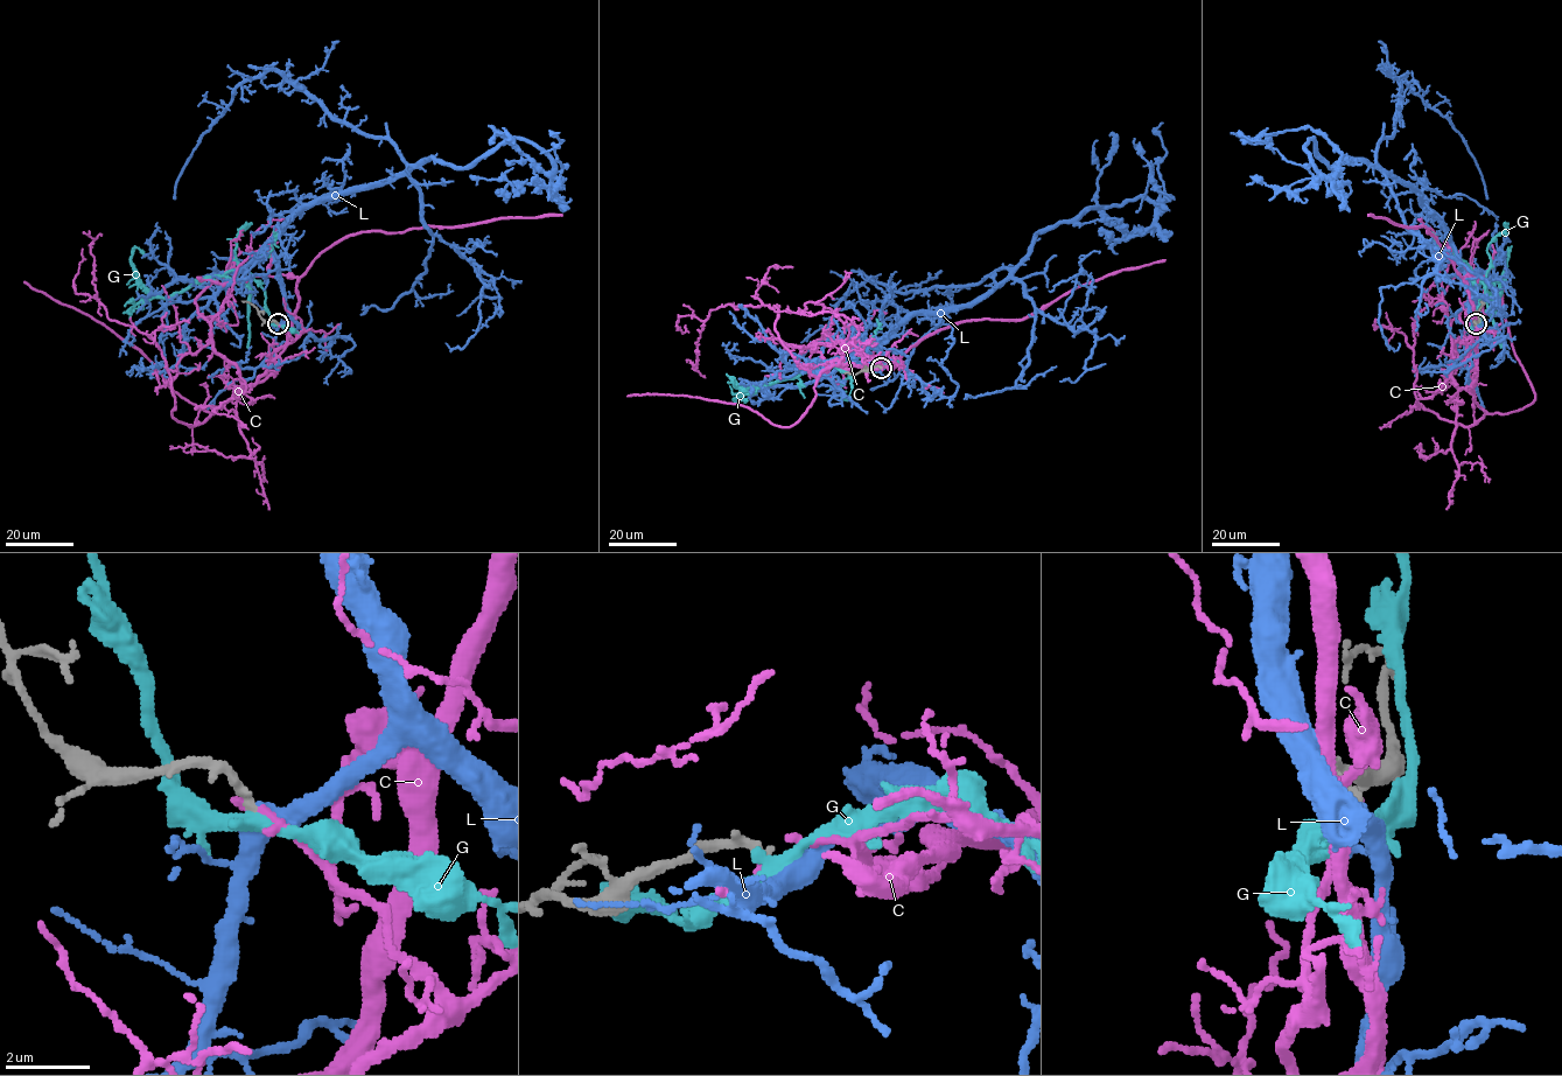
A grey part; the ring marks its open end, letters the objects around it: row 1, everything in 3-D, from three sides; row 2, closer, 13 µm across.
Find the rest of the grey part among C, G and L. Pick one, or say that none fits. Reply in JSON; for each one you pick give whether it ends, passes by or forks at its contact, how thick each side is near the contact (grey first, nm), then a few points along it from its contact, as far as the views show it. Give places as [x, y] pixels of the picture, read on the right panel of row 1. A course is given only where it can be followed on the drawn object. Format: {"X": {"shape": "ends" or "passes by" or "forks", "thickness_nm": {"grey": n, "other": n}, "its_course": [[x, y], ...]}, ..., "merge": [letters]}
{"L": {"shape": "passes by", "thickness_nm": {"grey": 280, "other": 440}, "its_course": [[1476, 325], [1412, 188], [1311, 138], [1321, 173], [1342, 153], [1309, 127], [1244, 140]]}, "merge": ["L"]}

